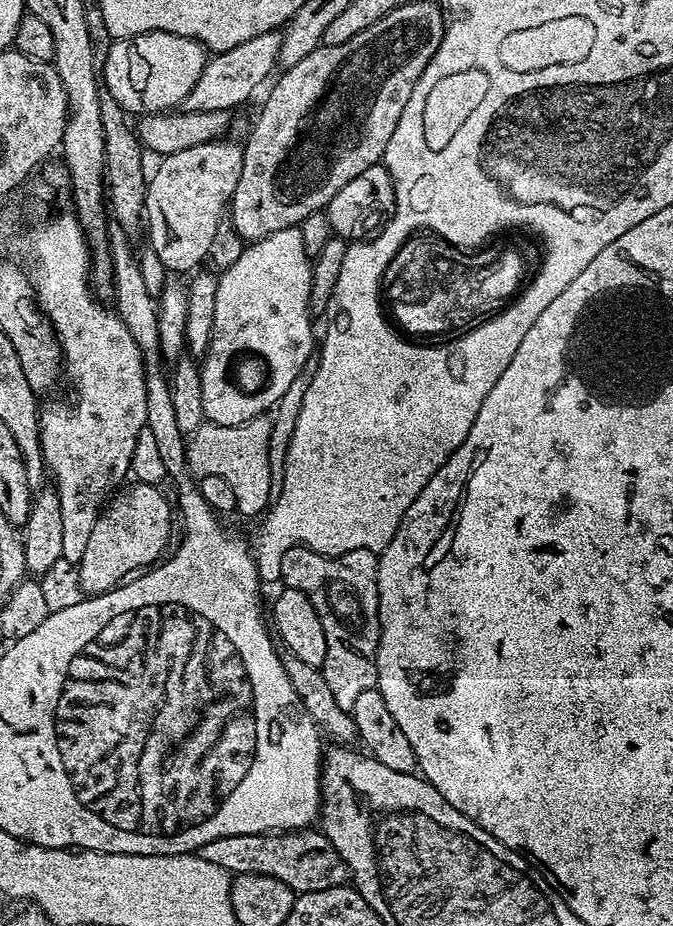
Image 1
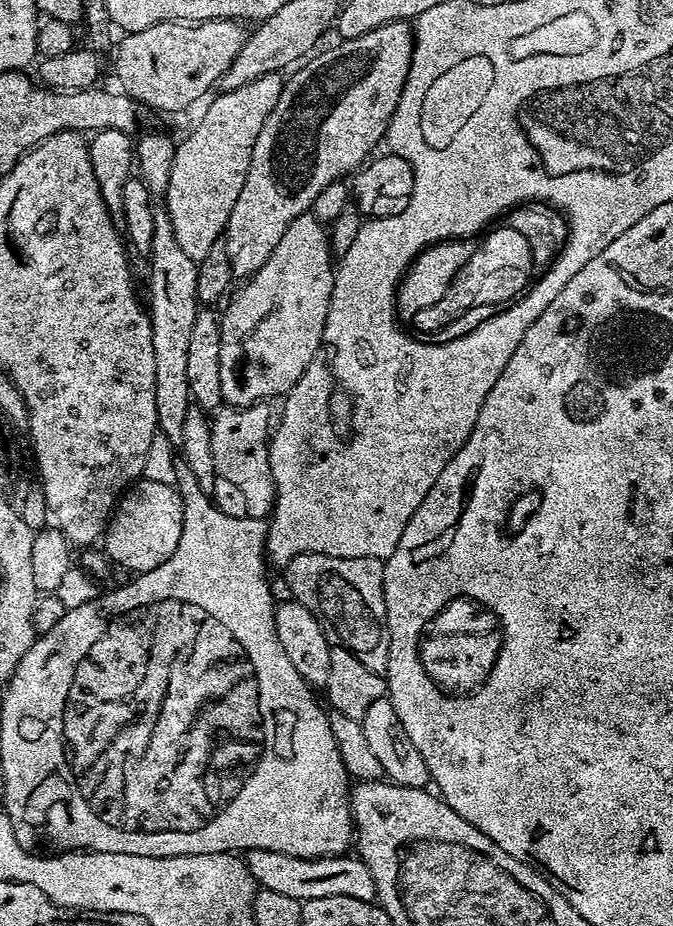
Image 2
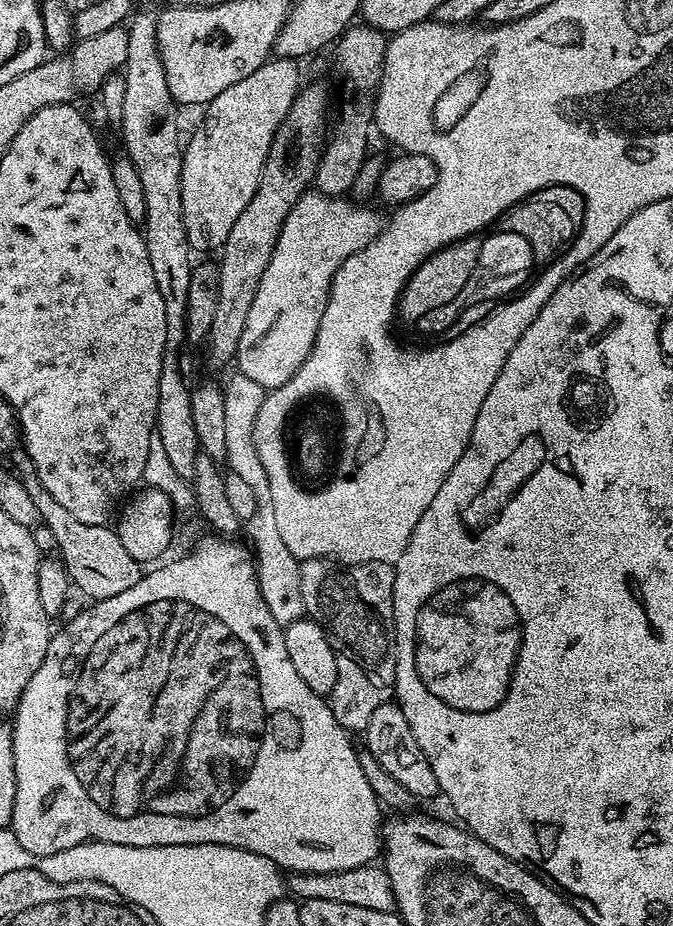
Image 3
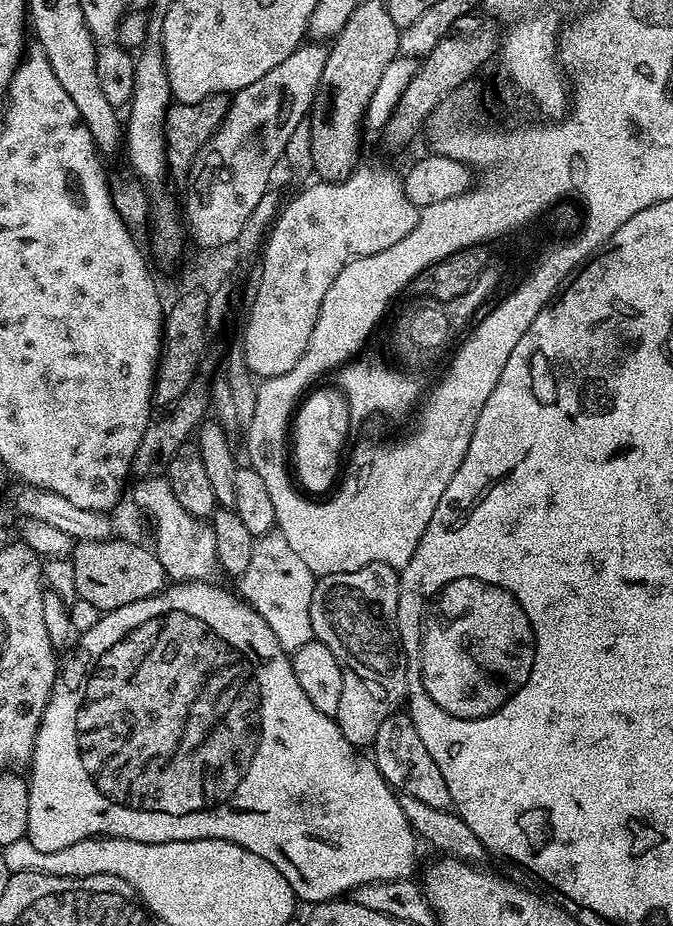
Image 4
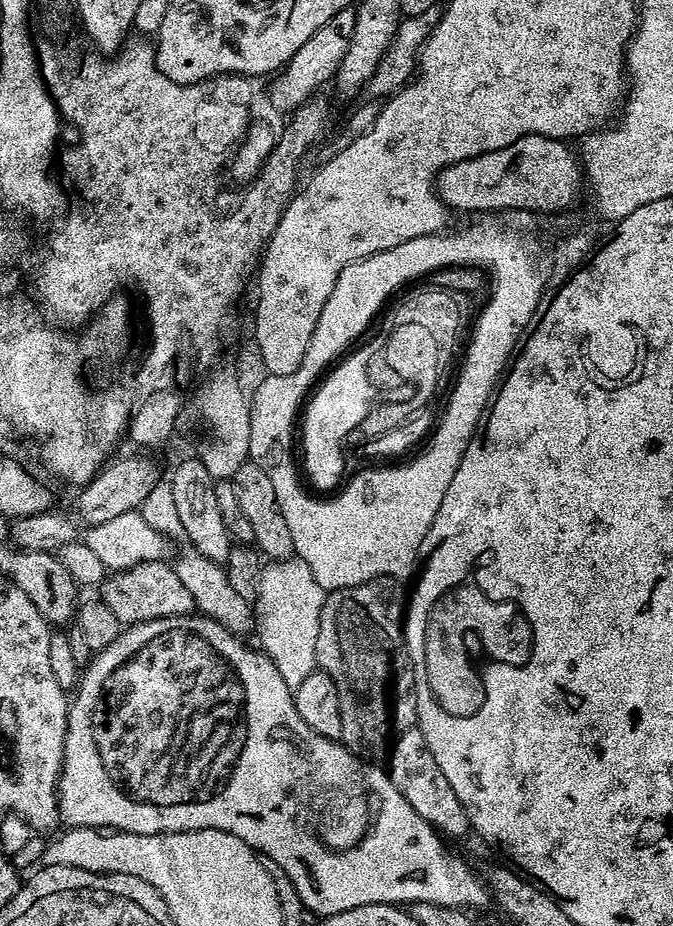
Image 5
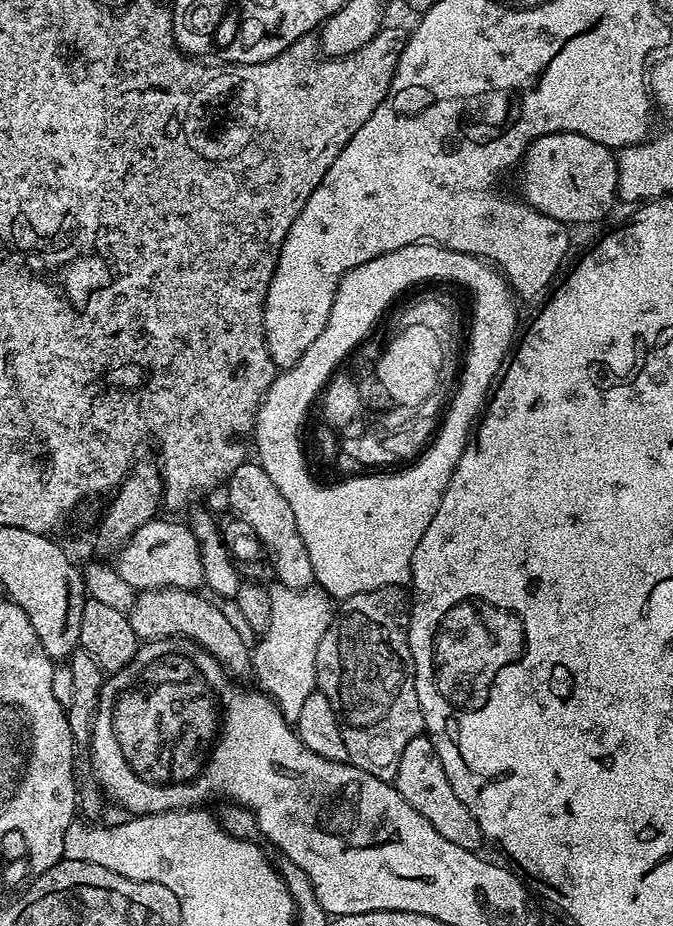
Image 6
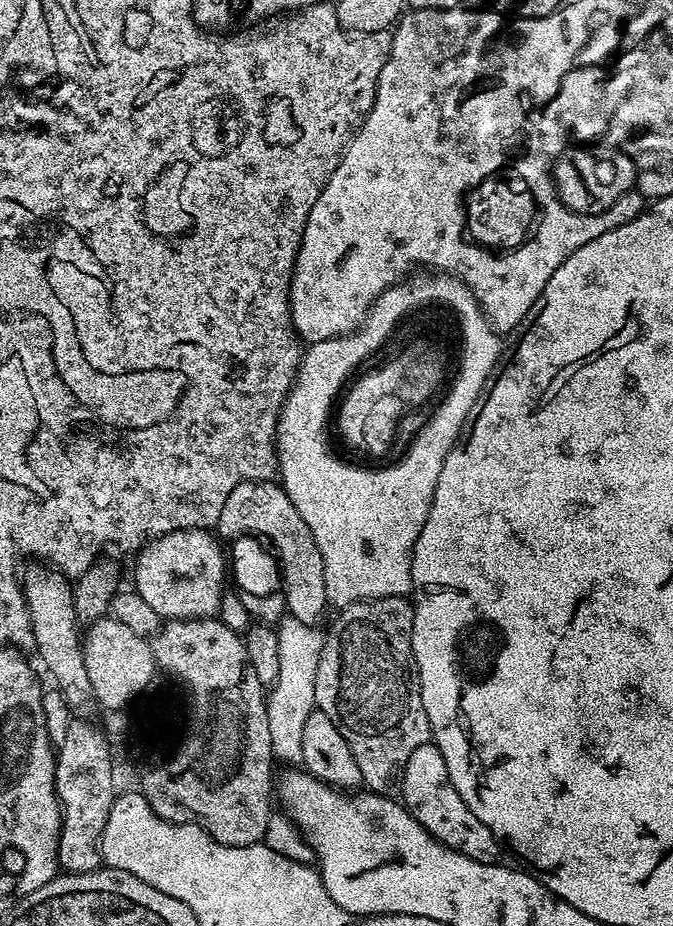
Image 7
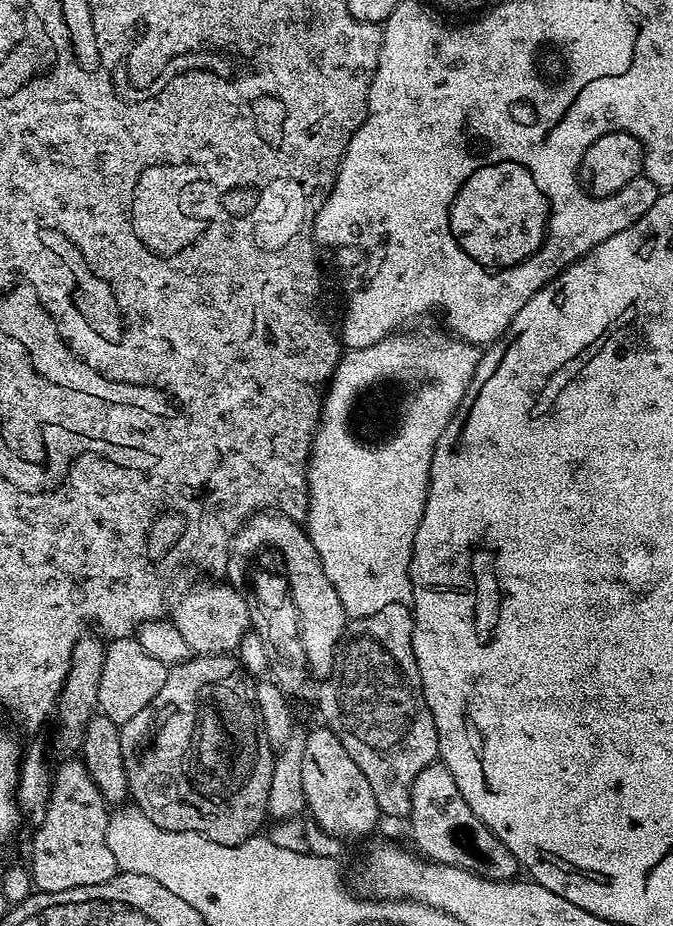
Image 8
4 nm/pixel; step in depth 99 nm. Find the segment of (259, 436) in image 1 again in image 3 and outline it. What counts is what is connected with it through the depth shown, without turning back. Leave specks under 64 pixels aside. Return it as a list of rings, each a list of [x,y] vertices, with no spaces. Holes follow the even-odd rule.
[[[233,374],[228,381],[223,381],[222,387],[226,402],[226,468],[249,484],[256,499],[254,514],[246,522],[247,543],[254,553],[256,581],[262,590],[262,602],[266,602],[266,610],[274,614],[281,626],[287,626],[296,620],[305,619],[306,613],[302,602],[300,561],[294,554],[290,554],[290,550],[286,550],[286,544],[282,542],[278,521],[274,519],[274,502],[270,502],[268,468],[262,466],[258,450],[254,447],[254,418],[258,418],[258,410],[262,410],[266,389],[239,374]]]

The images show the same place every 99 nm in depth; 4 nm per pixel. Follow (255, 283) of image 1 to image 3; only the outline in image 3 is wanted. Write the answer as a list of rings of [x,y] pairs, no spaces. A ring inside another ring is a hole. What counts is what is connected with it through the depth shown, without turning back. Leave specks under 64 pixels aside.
[[[315,190],[305,192],[303,198],[293,206],[278,234],[278,242],[262,274],[262,282],[258,282],[258,294],[254,294],[254,303],[250,306],[249,316],[246,317],[246,330],[242,330],[242,338],[238,342],[234,364],[235,367],[240,367],[237,368],[239,375],[258,382],[258,386],[266,390],[282,386],[290,382],[290,378],[294,378],[302,362],[306,362],[316,341],[334,274],[338,274],[346,258],[370,246],[370,242],[374,242],[380,234],[382,219],[380,220],[379,214],[373,208],[353,204],[348,198],[324,196]]]

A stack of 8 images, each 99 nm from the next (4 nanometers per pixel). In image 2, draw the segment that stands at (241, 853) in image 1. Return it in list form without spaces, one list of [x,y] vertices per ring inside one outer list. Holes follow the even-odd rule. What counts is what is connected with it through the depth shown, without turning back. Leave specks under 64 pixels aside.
[[[250,849],[243,857],[243,862],[260,888],[286,894],[286,898],[294,898],[301,902],[314,898],[338,898],[339,896],[376,900],[374,876],[356,854],[298,857],[282,854],[278,850]]]

